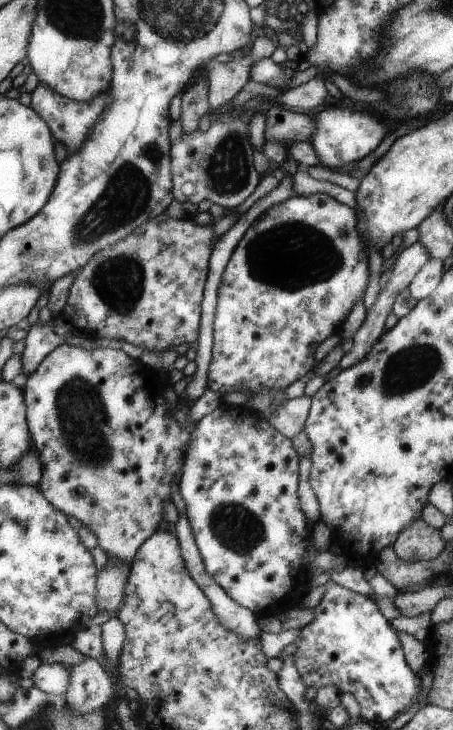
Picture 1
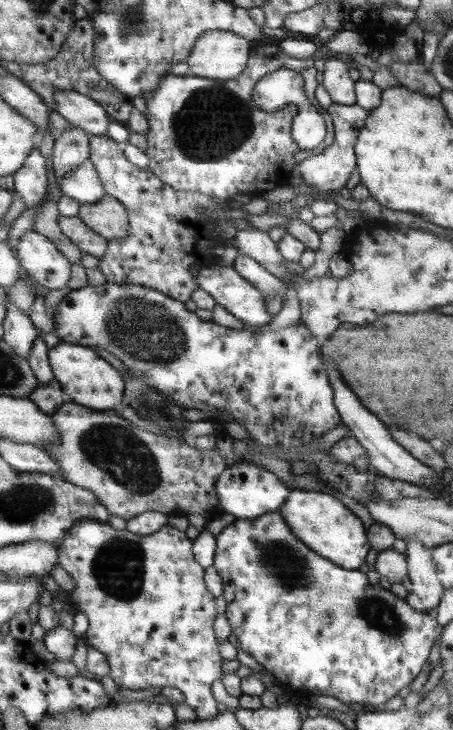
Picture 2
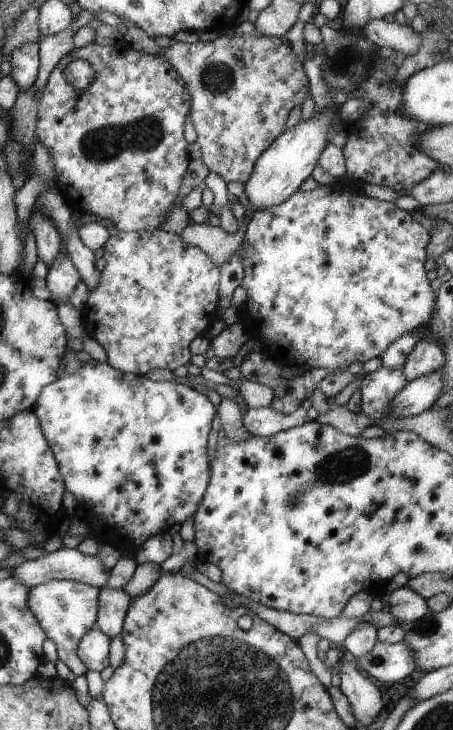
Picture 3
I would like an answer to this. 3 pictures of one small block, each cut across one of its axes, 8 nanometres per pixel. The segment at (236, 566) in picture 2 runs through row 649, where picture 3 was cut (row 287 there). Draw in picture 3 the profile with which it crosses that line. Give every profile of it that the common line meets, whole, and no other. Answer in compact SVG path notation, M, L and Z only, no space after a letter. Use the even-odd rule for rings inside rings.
M318 185L311 191L298 189L281 204L271 208L259 208L254 210L249 220L241 241L243 246L243 270L241 288L246 292L246 301L241 304L238 312L238 320L243 322L246 332L263 342L264 352L272 356L279 363L293 364L301 372L307 369L320 368L326 372L345 371L353 362L364 363L369 358L375 358L382 354L390 343L393 343L403 335L403 332L411 332L413 328L419 328L423 324L429 324L433 310L435 310L435 292L429 286L429 280L425 278L423 260L425 258L425 244L427 244L429 232L411 218L409 212L399 209L393 202L385 202L369 198L353 192L334 192L334 187Z

